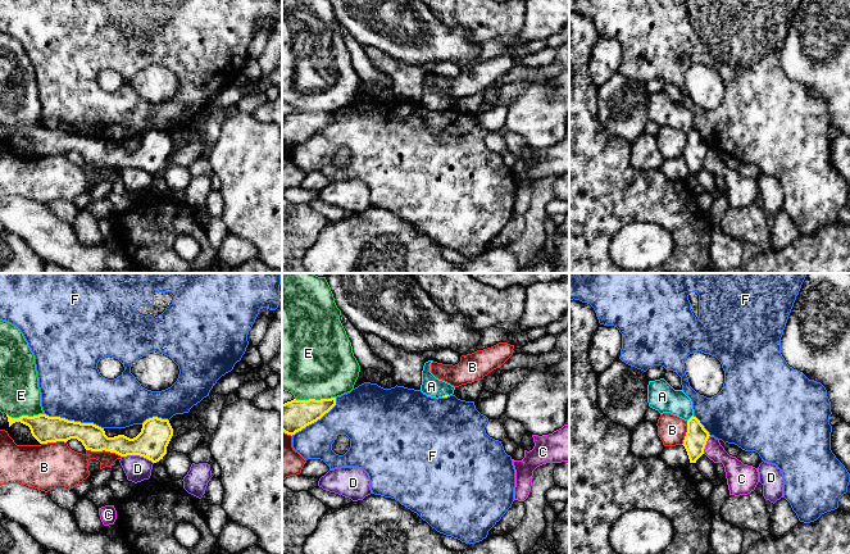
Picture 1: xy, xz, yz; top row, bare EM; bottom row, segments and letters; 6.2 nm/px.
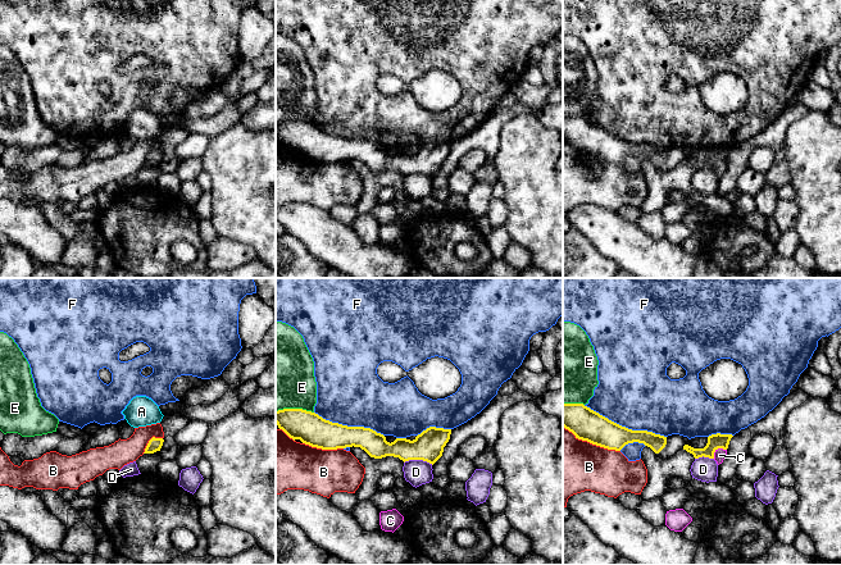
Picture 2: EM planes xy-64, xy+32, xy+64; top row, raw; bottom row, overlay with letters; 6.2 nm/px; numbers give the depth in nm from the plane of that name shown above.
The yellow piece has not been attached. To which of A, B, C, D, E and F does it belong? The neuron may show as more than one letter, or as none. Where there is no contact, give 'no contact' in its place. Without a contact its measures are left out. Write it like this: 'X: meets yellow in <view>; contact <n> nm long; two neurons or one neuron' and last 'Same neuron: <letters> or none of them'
A: meets yellow in yz; contact 60 nm long; two neurons
B: meets yellow in xy; contact 220 nm long; two neurons
C: meets yellow in yz; contact 130 nm long; two neurons
D: meets yellow in xy; contact 200 nm long; two neurons
E: meets yellow in xz; contact 260 nm long; two neurons
F: meets yellow in xy; contact 380 nm long; two neurons
Same neuron: none of them

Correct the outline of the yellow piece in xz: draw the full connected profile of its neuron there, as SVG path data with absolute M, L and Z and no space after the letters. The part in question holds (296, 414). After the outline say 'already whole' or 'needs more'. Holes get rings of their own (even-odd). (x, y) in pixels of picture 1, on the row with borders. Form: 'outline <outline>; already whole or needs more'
outline M336 398L291 400L282 404L282 431L287 435L295 435L306 426L321 419L336 405Z; already whole

